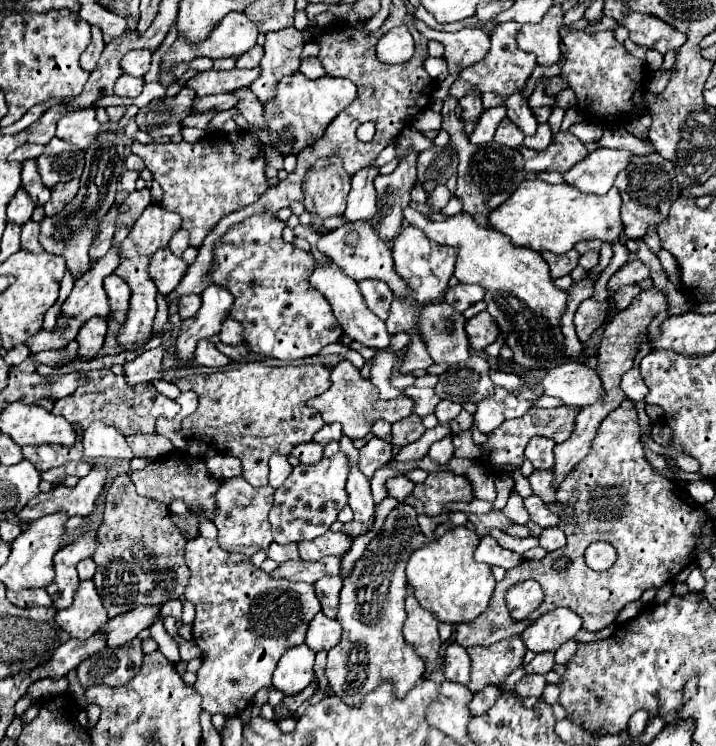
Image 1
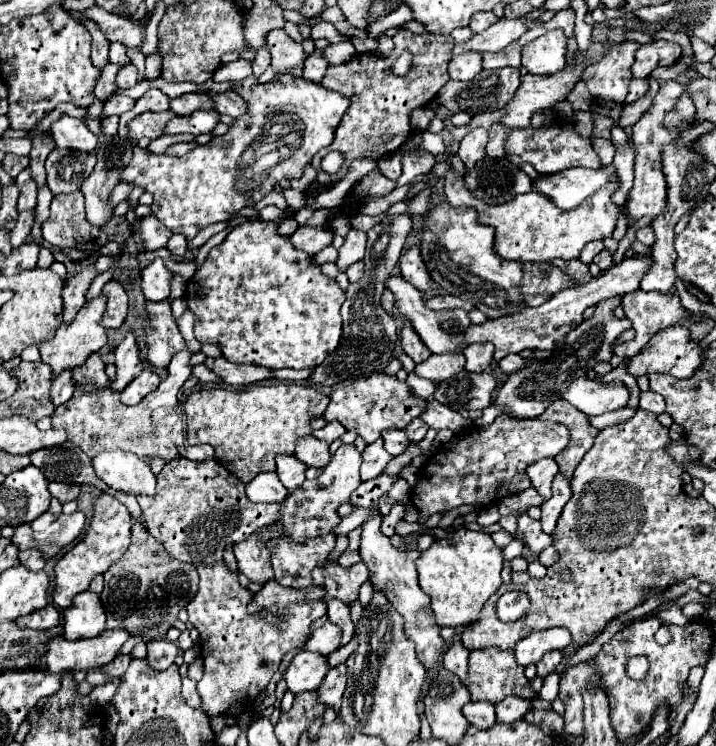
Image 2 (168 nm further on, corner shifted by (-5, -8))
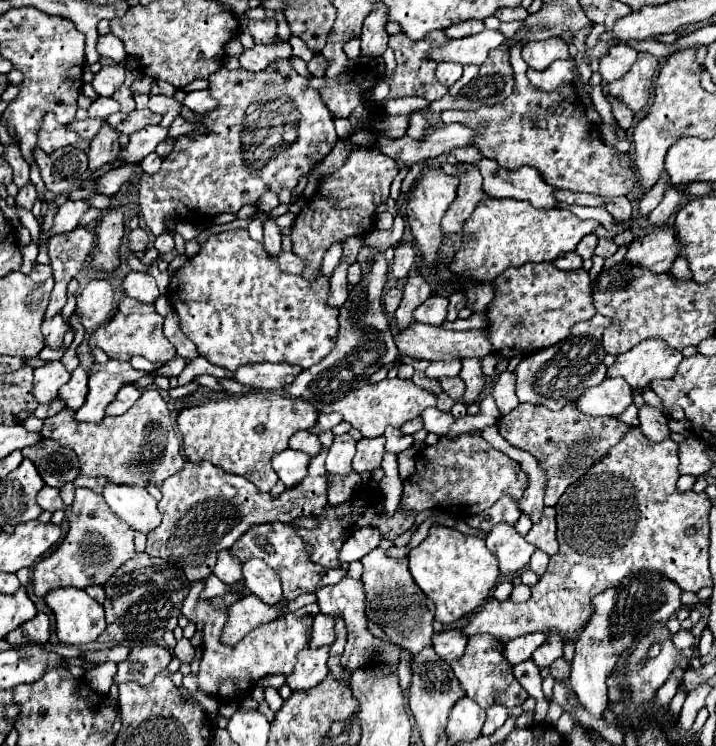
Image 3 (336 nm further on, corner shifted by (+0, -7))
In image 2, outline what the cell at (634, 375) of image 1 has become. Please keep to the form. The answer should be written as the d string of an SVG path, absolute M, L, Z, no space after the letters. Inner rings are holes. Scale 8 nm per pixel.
M649 390L649 392L643 392L641 394L639 408L641 410L647 410L647 412L651 412L655 416L659 416L659 414L665 412L665 400L663 400L663 396L659 396L659 394L655 394L655 392Z

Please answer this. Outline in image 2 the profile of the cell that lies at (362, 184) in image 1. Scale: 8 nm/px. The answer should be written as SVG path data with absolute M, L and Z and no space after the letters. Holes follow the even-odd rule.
M351 230L347 234L345 244L339 248L339 258L335 262L335 266L339 268L339 272L345 272L351 264L363 260L363 256L365 256L365 240L367 240L365 232Z

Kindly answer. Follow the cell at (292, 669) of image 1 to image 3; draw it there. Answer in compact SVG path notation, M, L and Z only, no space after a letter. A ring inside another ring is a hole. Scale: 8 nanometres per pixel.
M328 647L302 649L296 655L294 671L286 677L286 685L296 691L300 691L300 689L306 691L310 687L316 687L328 675L326 661L328 661Z

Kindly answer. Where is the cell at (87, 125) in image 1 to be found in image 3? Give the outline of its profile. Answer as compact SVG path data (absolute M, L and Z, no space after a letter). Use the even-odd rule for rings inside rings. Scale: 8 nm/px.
M48 113L44 117L44 123L42 123L42 129L40 129L40 141L38 141L38 147L42 151L52 153L60 147L76 145L78 141L80 141L80 135L76 135L76 131L68 129L68 125L58 123L52 113Z

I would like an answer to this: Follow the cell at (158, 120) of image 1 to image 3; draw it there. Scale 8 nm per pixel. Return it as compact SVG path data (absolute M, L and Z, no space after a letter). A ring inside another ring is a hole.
M134 109L134 111L130 113L130 117L128 117L122 125L118 125L118 133L132 135L134 131L138 131L138 129L142 129L142 127L146 127L146 125L156 125L156 123L160 123L160 115L158 115L158 113L152 113L152 111L148 111L148 109L144 109L144 111Z

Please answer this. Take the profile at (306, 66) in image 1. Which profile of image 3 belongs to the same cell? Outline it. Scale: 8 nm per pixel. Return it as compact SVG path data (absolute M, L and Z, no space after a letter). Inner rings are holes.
M314 55L310 61L308 61L308 71L314 75L314 77L324 77L324 71L326 71L328 63L322 55Z

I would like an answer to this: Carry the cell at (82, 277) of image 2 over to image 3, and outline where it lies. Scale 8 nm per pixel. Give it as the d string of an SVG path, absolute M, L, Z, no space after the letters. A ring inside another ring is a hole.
M62 313L54 315L54 317L46 317L42 321L42 335L44 335L44 341L48 347L56 349L62 345L62 337L64 333L68 331L68 323L66 319L62 317Z

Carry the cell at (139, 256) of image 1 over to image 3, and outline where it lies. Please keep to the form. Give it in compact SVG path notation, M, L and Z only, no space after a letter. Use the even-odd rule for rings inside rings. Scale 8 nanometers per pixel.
M108 361L106 365L94 365L90 369L90 391L86 397L86 403L76 411L78 421L86 423L100 423L104 417L104 409L116 393L130 381L138 381L144 377L144 371L136 371L130 363L124 361Z

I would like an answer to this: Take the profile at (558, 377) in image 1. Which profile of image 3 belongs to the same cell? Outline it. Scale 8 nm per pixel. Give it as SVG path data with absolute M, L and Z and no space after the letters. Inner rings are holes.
M610 377L596 387L588 387L574 403L578 411L592 417L620 415L632 403L632 387L622 377Z

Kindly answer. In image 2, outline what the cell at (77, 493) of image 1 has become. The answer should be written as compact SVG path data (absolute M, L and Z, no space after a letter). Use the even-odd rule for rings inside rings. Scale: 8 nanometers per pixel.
M81 510L73 514L51 514L45 512L33 522L21 524L15 528L15 546L19 550L35 548L41 552L43 560L51 560L57 552L61 552L65 546L69 546L83 530L85 526L85 514Z

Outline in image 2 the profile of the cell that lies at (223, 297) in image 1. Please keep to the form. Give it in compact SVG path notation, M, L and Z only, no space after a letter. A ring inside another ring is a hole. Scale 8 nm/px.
M187 350L177 352L171 364L167 366L167 378L159 384L155 392L145 396L137 406L121 404L119 394L111 392L109 388L101 388L93 394L85 394L81 388L77 388L69 402L55 408L53 428L63 428L69 440L77 444L89 458L105 450L125 450L145 460L147 464L151 462L151 458L163 458L165 462L179 458L177 448L185 444L185 434L183 408L177 400L177 392L191 374L191 356L193 354Z

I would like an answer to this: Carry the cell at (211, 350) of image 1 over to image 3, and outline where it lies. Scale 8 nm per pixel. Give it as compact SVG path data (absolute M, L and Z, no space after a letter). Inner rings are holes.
M248 363L234 371L232 379L256 389L282 389L300 373L300 367L286 363Z

